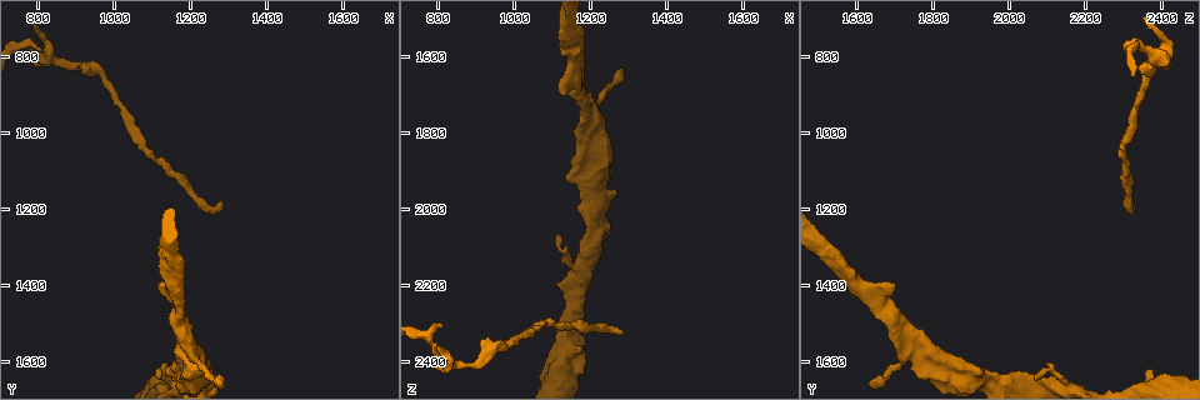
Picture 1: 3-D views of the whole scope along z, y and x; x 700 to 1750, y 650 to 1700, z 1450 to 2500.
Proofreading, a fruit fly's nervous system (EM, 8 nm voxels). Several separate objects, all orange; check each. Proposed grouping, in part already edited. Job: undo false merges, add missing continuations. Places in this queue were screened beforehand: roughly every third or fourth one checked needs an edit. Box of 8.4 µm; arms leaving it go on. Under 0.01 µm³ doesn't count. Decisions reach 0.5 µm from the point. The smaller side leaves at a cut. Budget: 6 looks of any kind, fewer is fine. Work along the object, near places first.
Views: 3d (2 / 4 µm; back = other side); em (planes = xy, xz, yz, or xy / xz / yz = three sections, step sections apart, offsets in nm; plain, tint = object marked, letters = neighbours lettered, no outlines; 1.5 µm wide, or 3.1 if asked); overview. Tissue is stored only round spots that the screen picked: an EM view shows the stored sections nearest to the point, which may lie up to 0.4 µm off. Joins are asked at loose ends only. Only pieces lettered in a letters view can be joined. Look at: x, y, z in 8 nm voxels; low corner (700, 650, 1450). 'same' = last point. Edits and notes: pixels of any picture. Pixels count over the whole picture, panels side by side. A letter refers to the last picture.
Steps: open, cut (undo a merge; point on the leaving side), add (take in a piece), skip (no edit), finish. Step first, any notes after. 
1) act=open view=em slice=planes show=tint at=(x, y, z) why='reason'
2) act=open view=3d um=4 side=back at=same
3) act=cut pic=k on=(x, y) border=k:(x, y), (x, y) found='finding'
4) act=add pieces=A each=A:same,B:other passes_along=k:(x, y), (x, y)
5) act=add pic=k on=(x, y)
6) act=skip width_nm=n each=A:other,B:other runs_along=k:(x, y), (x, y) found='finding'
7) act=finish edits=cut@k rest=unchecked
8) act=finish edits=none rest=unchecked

act=open view=3d um=4 at=(1120, 1400, 1685) why='an open end'

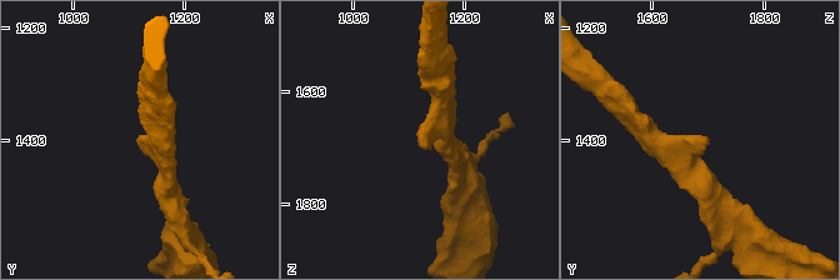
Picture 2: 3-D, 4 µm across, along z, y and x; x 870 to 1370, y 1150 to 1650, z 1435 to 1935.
act=open view=em slice=planes show=letters at=(1115, 1400, 1690) why='shape alone is not enough'

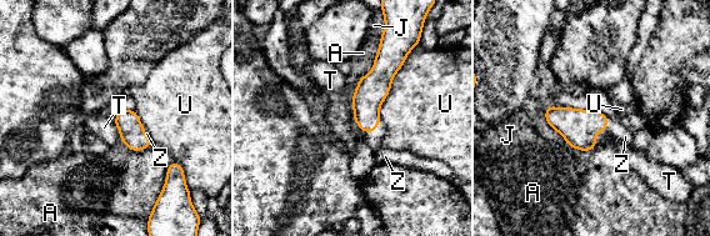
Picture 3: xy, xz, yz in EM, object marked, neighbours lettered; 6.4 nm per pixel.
act=add pieces=Z width_nm=160 each=A:other,J:other,T:other,U:other,Z:same passes_along=3:(579, 127), (600, 130), (616, 131) found='the neuron continues'

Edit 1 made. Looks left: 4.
act=open view=overview

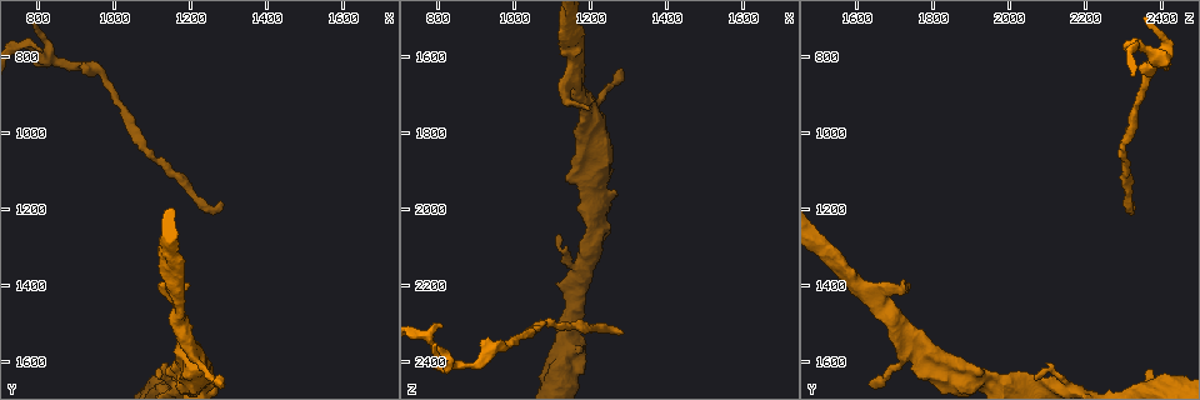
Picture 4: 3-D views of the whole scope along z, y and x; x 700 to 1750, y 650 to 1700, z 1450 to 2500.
act=open view=em slice=planes show=tint at=(1120, 1635, 2070) why='tapers out'

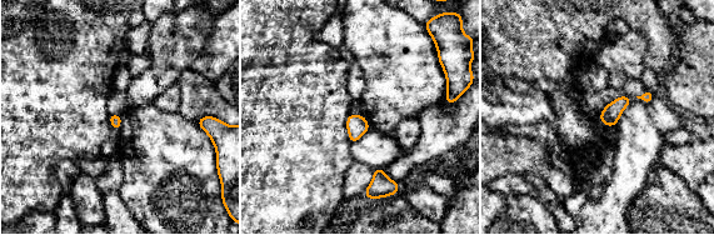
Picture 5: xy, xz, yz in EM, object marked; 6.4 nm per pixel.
act=open view=em slice=planes show=letters at=same why='see the neighbours'

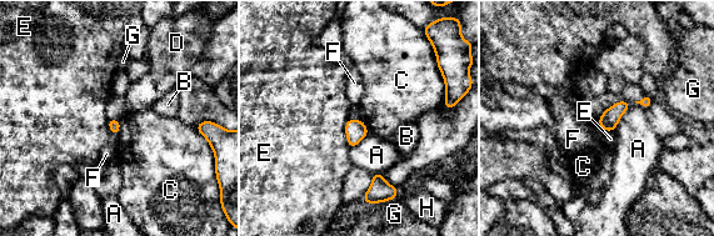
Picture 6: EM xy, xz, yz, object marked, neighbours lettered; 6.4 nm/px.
act=skip longest_contact=A:220nm each=A:other,B:other,C:other,D:other,E:other,F:other,G:other,H:other border=6:(121, 120), (119, 132), (115, 136) found='no lettered piece goes on from it'

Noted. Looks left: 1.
act=finish edits=add@3 rest=unchecked

